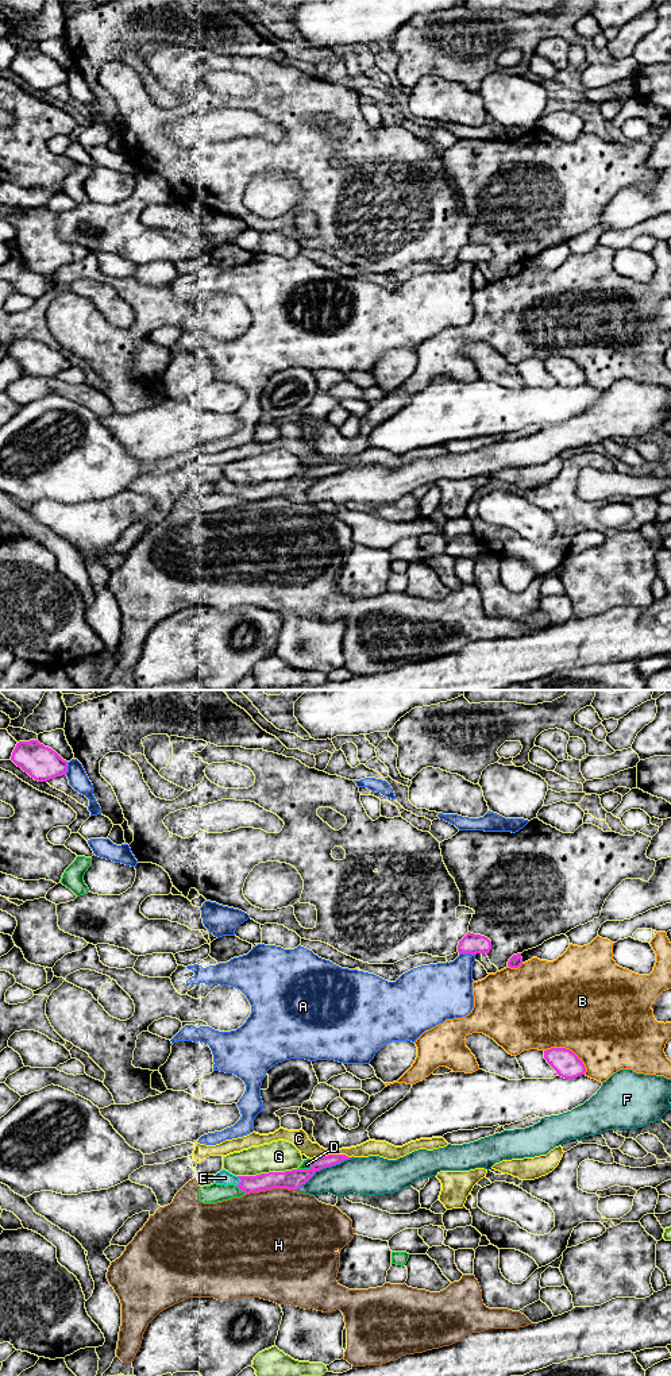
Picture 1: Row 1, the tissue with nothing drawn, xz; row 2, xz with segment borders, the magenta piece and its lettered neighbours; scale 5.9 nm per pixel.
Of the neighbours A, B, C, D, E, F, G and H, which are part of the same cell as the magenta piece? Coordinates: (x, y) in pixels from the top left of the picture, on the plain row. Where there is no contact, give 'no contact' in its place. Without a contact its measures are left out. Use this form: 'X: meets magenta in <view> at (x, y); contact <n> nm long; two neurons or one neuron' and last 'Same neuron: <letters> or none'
A: meets magenta in xz at (467, 261); contact 100 nm long; two neurons
B: meets magenta in xz at (569, 358); contact 280 nm long; two neurons
C: meets magenta in xz at (332, 463); contact 260 nm long; two neurons
D: meets magenta in xz at (307, 478); contact 110 nm long; two neurons
E: meets magenta in xz at (240, 488); contact 60 nm long; one neuron
F: meets magenta in xz at (324, 475); contact 400 nm long; two neurons
G: meets magenta in xz at (266, 482); contact 360 nm long; two neurons
H: meets magenta in xz at (270, 497); contact 300 nm long; two neurons
Same neuron: E

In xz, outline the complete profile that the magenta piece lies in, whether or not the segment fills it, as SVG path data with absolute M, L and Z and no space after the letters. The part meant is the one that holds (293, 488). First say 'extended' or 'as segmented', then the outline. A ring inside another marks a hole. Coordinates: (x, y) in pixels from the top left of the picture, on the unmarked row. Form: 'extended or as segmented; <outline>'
extended; M328 463L313 466L311 478L292 478L285 481L269 481L261 482L257 485L235 485L225 478L221 478L215 483L216 493L234 493L238 494L239 498L246 502L259 501L273 497L288 497L288 498L298 498L302 493L305 493L316 479L320 479L327 475L332 475L340 473L344 469L351 466L346 463Z

